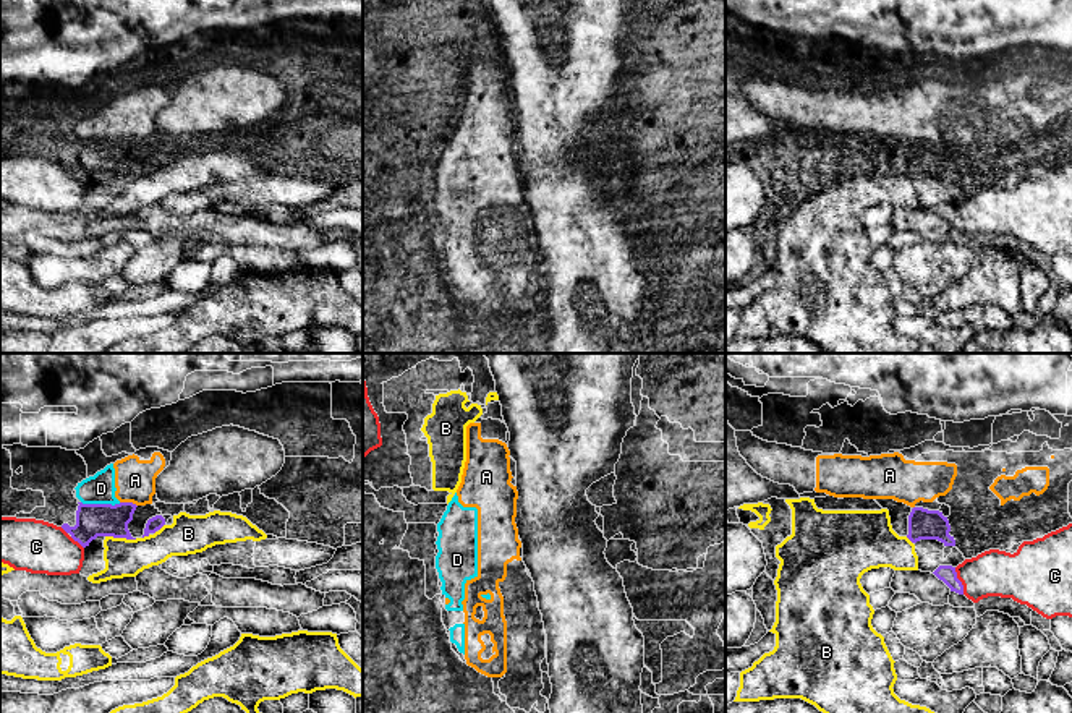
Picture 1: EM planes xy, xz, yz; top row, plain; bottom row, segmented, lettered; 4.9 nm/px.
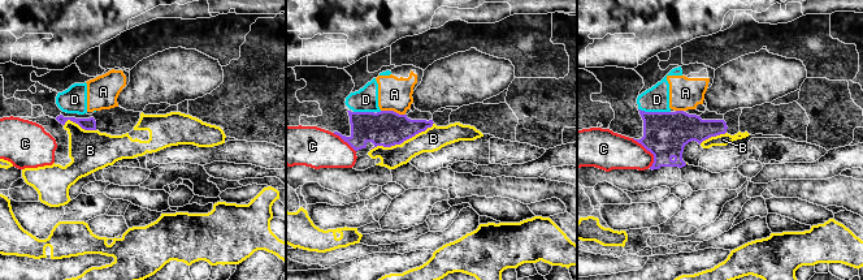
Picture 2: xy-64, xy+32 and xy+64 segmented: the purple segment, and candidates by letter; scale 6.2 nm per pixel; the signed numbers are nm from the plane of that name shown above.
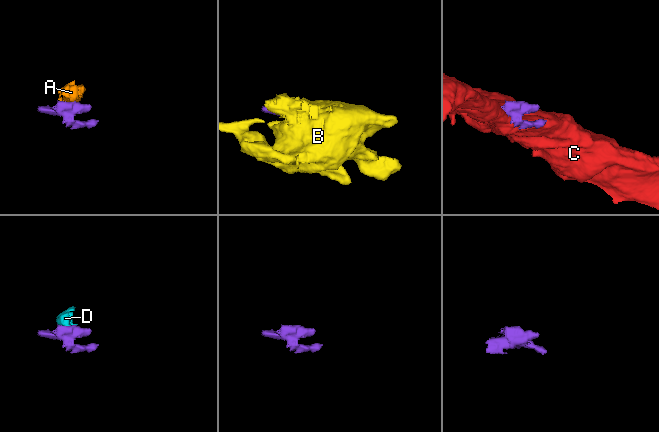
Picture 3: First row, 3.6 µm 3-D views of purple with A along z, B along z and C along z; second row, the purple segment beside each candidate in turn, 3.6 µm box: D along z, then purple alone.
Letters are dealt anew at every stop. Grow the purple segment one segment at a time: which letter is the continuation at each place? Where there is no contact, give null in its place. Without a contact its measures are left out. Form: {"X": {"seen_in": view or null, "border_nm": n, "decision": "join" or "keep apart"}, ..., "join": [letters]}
{"A": {"seen_in": "xy", "border_nm": 90, "decision": "keep apart"}, "B": {"seen_in": "xy", "border_nm": 160, "decision": "keep apart"}, "C": {"seen_in": "yz", "border_nm": 140, "decision": "keep apart"}, "D": {"seen_in": "xy", "border_nm": 200, "decision": "keep apart"}, "join": []}

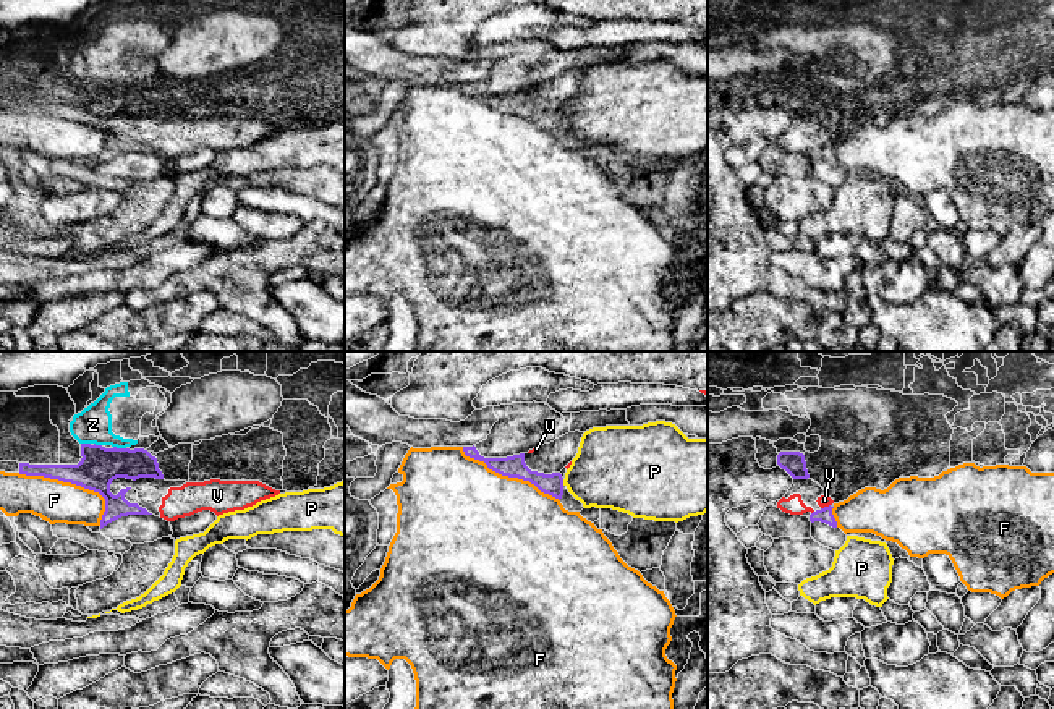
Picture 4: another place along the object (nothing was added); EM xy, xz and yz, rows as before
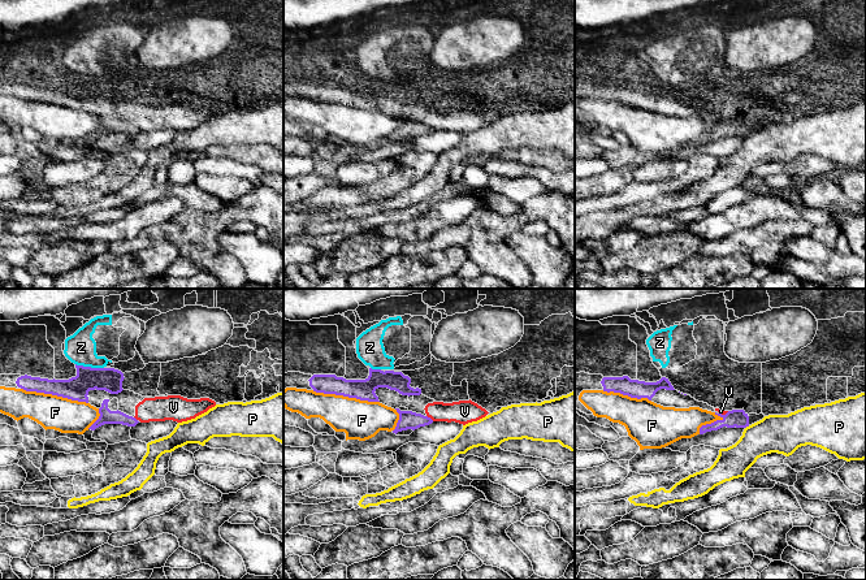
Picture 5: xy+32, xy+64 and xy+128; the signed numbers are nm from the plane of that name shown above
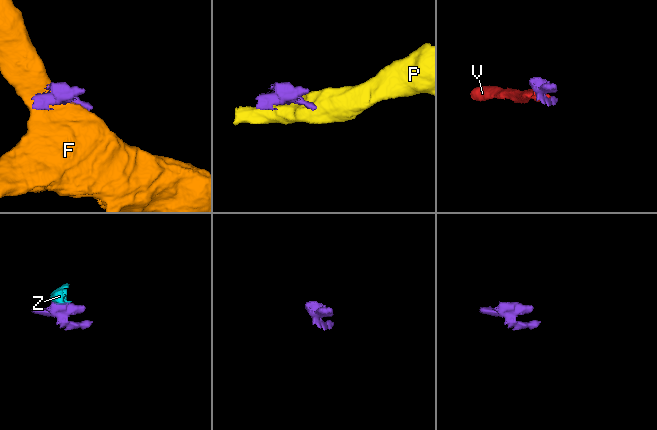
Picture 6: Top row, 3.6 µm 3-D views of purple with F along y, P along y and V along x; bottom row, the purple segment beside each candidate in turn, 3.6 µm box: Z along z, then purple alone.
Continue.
{"F": {"seen_in": "xy", "border_nm": 480, "decision": "keep apart"}, "P": {"seen_in": "xz", "border_nm": 30, "decision": "keep apart"}, "V": {"seen_in": "yz", "border_nm": 50, "decision": "join"}, "Z": {"seen_in": "xy", "border_nm": 70, "decision": "keep apart"}, "join": ["V"]}

